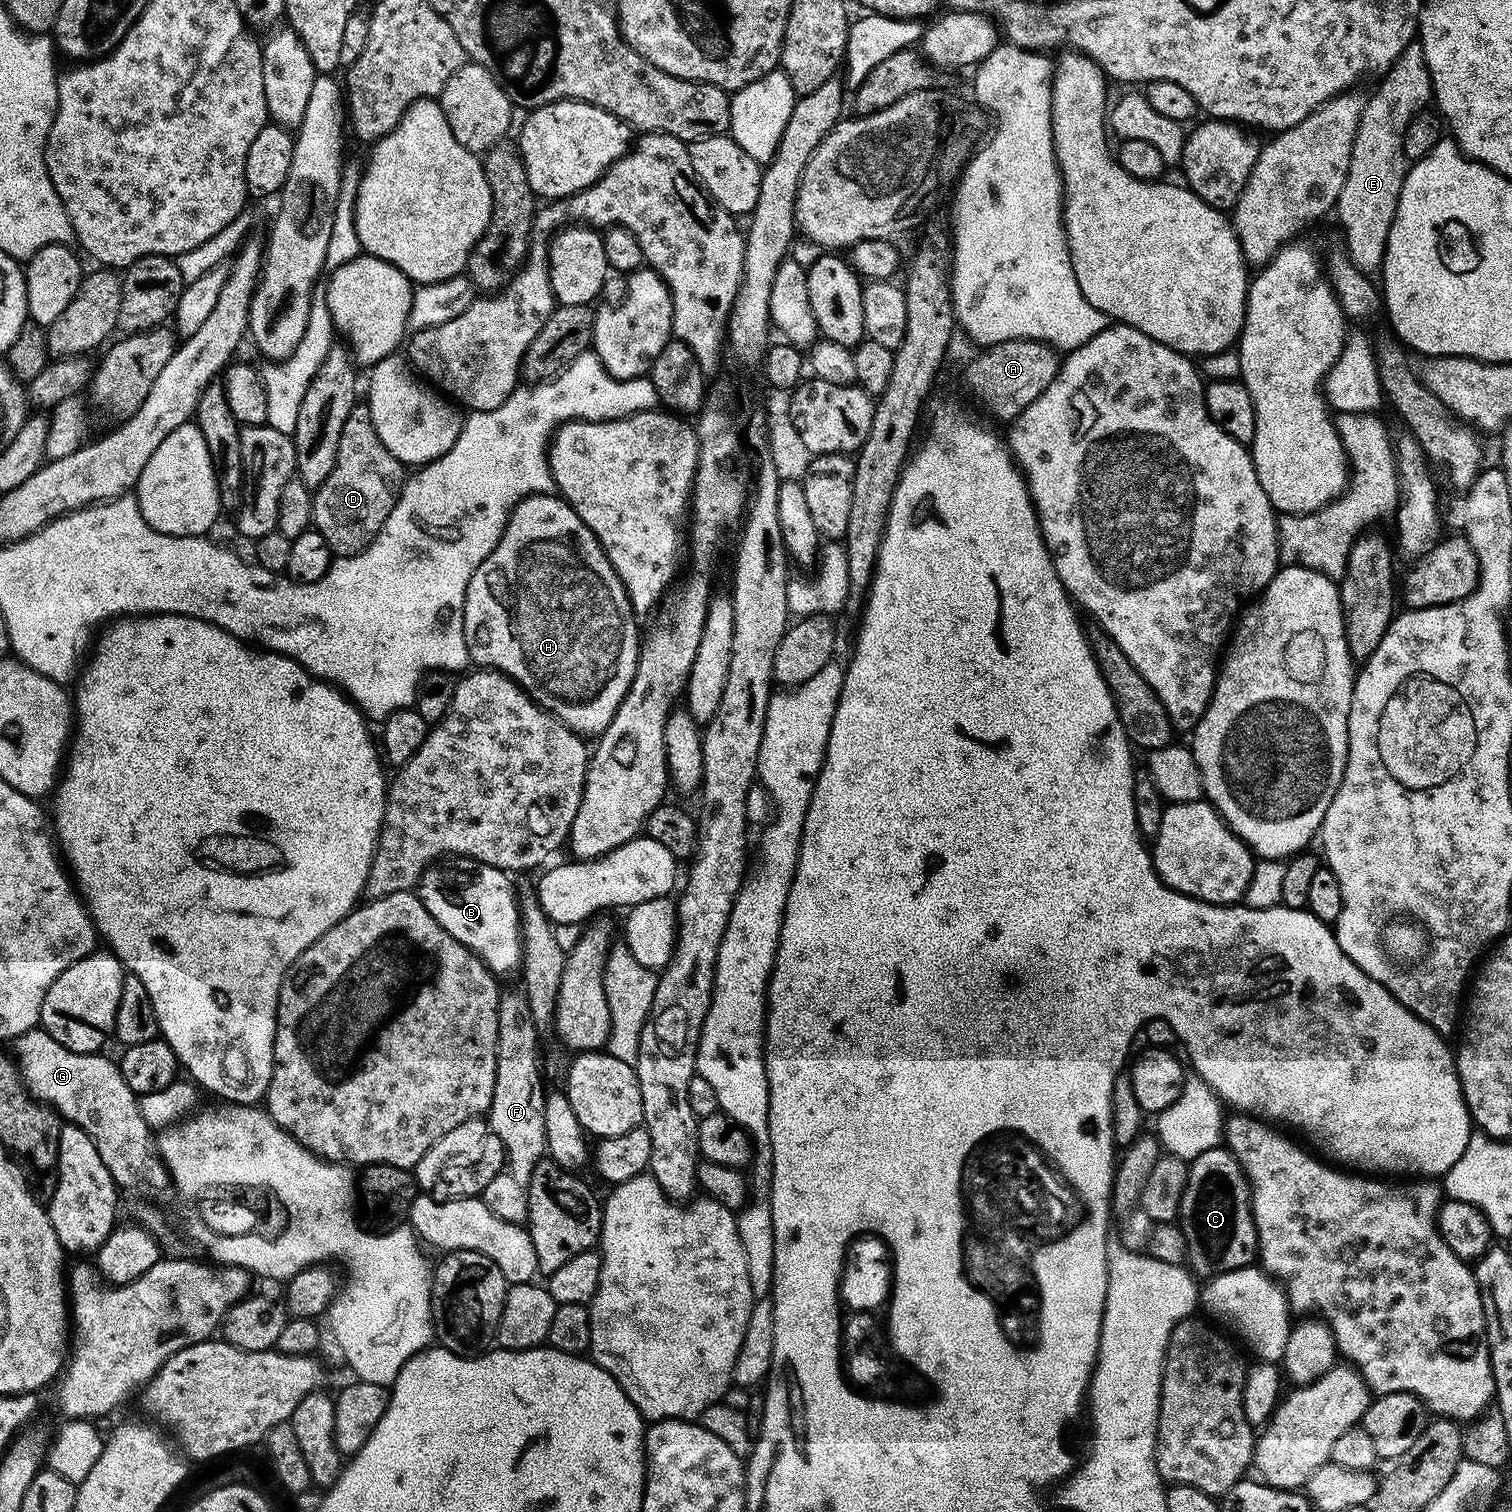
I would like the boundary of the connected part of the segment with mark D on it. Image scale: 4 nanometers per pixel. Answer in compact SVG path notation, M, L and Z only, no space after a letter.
M357 402L354 410L350 410L350 418L346 418L346 426L342 426L338 462L312 497L312 523L315 531L326 538L333 554L355 556L372 543L400 499L405 479L405 465L382 446L382 438L378 438L378 430L374 430L367 403Z

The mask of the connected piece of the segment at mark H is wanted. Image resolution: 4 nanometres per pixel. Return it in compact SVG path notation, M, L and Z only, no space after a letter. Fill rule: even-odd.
M556 494L528 496L516 504L498 546L494 546L494 550L480 563L478 570L474 570L464 599L464 633L469 661L475 667L500 671L505 676L511 677L532 700L547 712L552 713L559 723L564 723L577 735L586 738L589 738L588 736L594 738L604 733L633 684L633 678L639 668L642 647L642 634L640 636L635 619L637 620L636 613L632 608L632 603L628 601L628 592L618 578L610 558L604 553L604 547L600 545L598 538L590 530L590 526L586 526L586 522L578 518L578 514L569 506L568 501Z

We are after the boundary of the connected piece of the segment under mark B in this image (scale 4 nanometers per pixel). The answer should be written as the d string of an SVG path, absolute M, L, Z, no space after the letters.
M456 858L427 868L418 885L422 906L430 910L434 922L462 946L466 946L497 977L521 967L524 938L520 931L520 901L512 889L513 877L503 868L480 864L476 860Z

